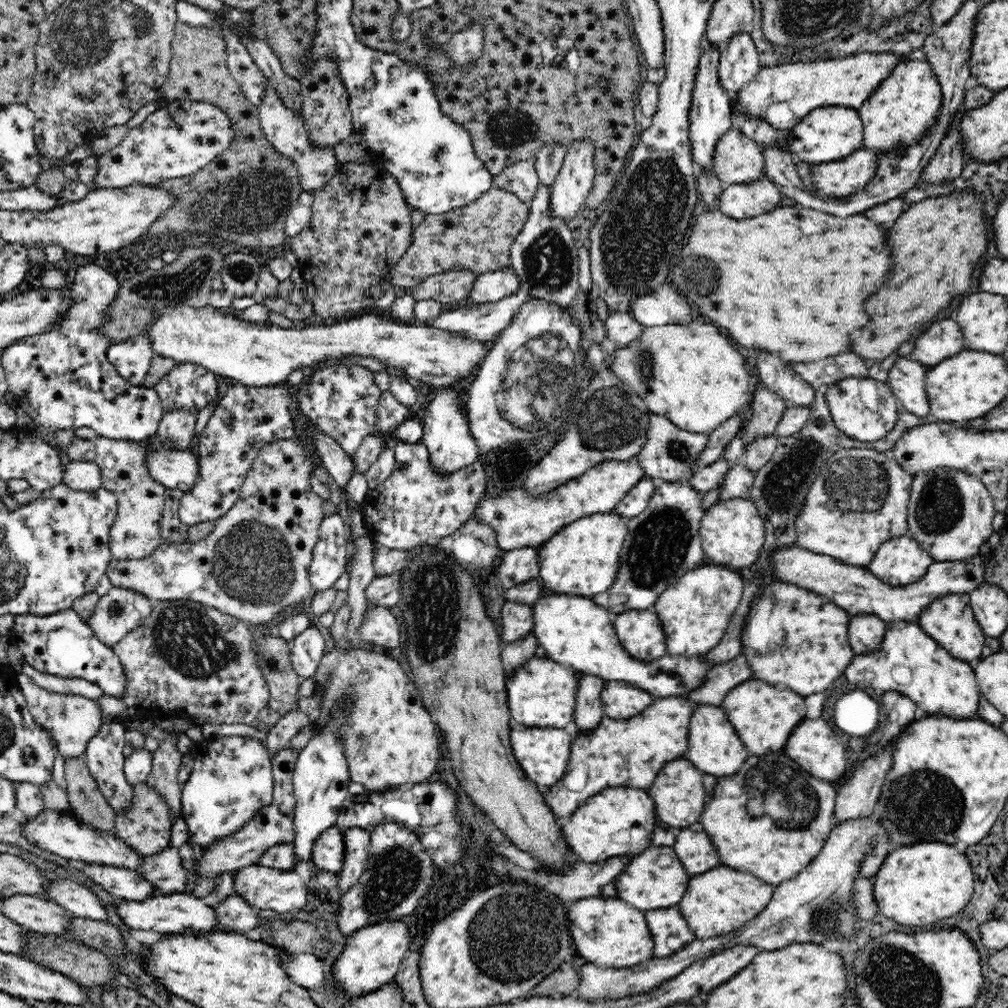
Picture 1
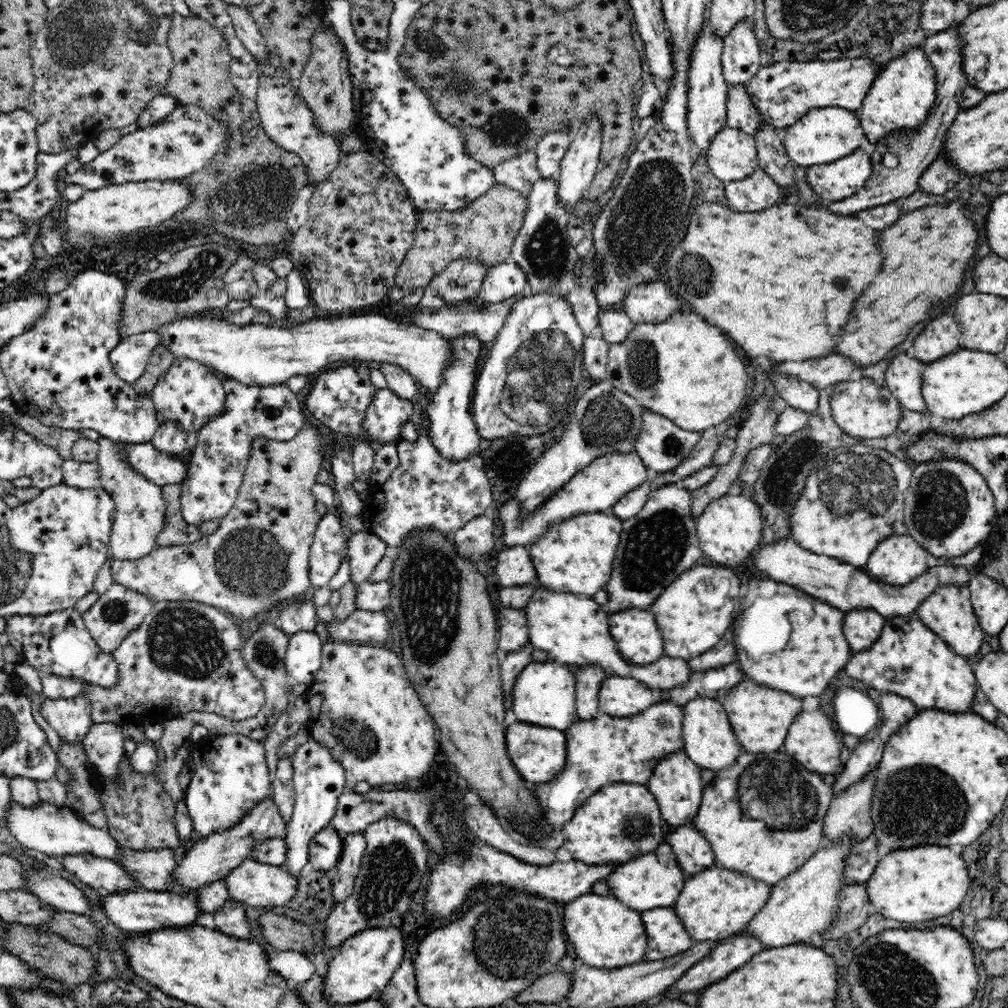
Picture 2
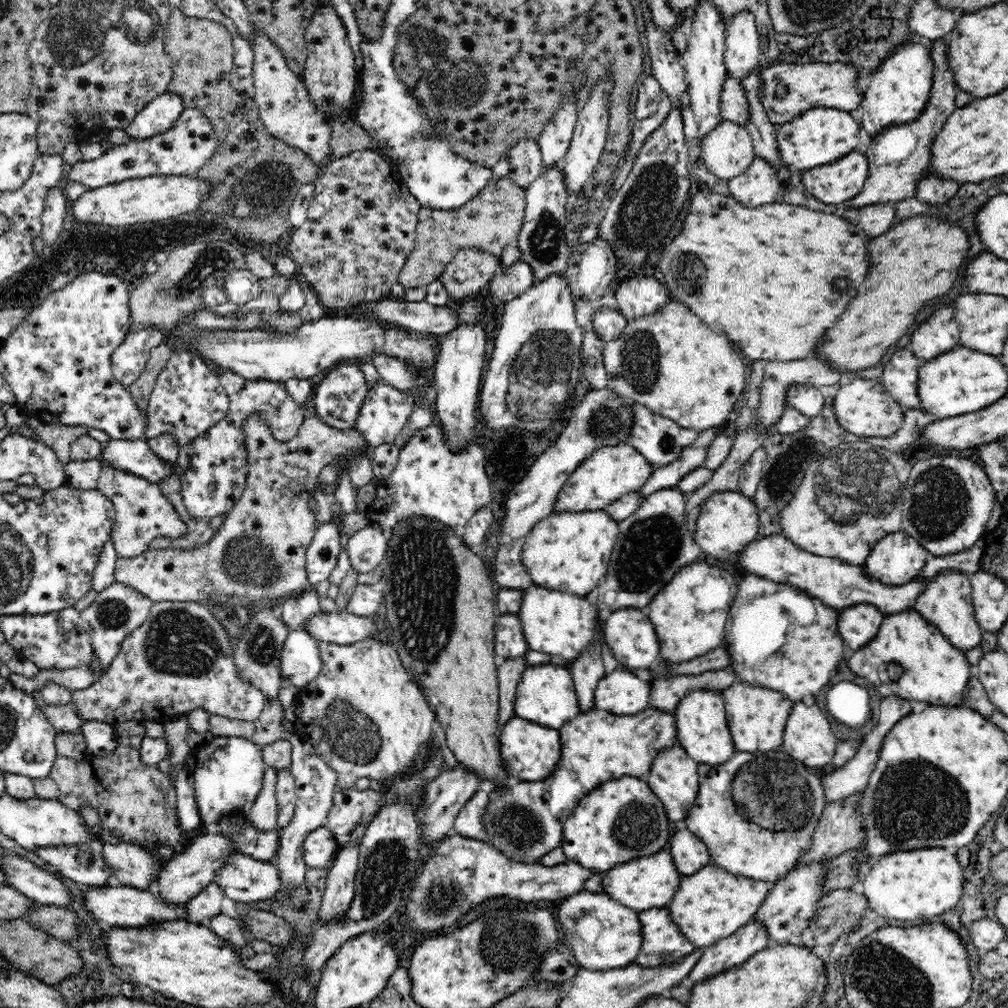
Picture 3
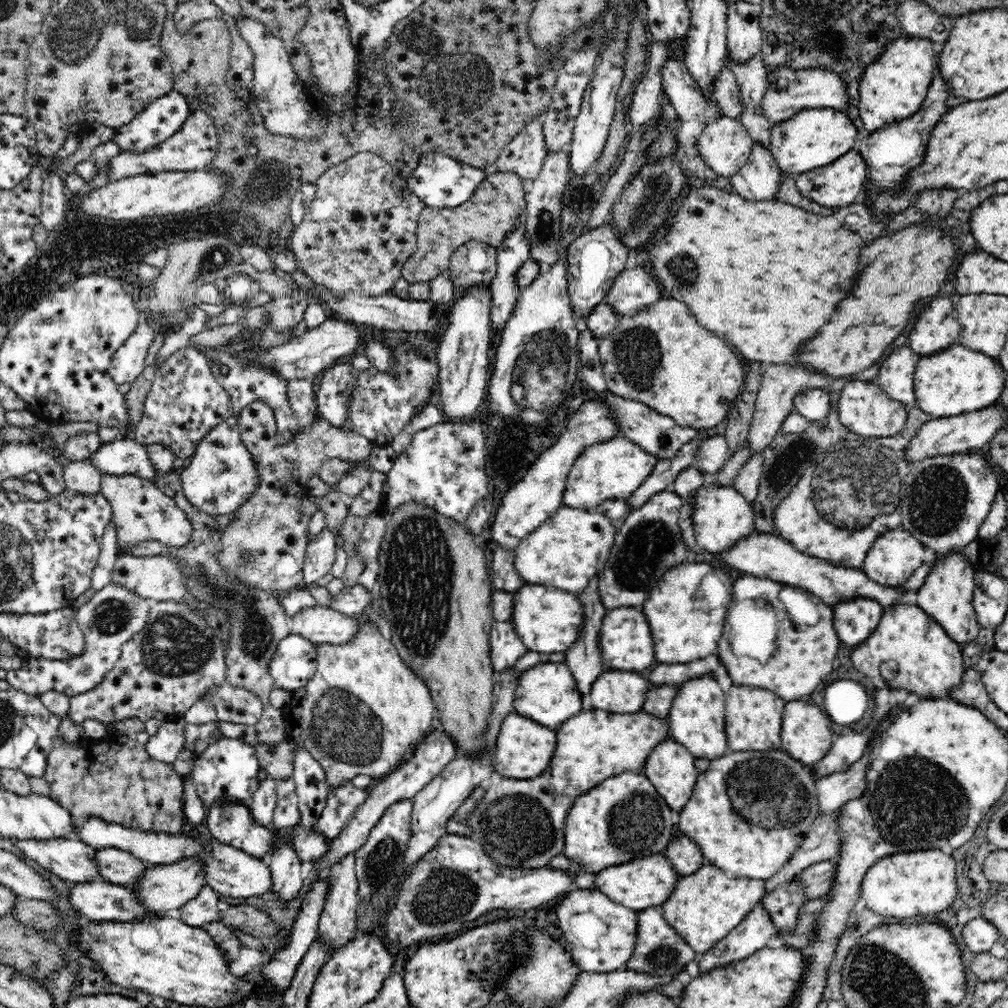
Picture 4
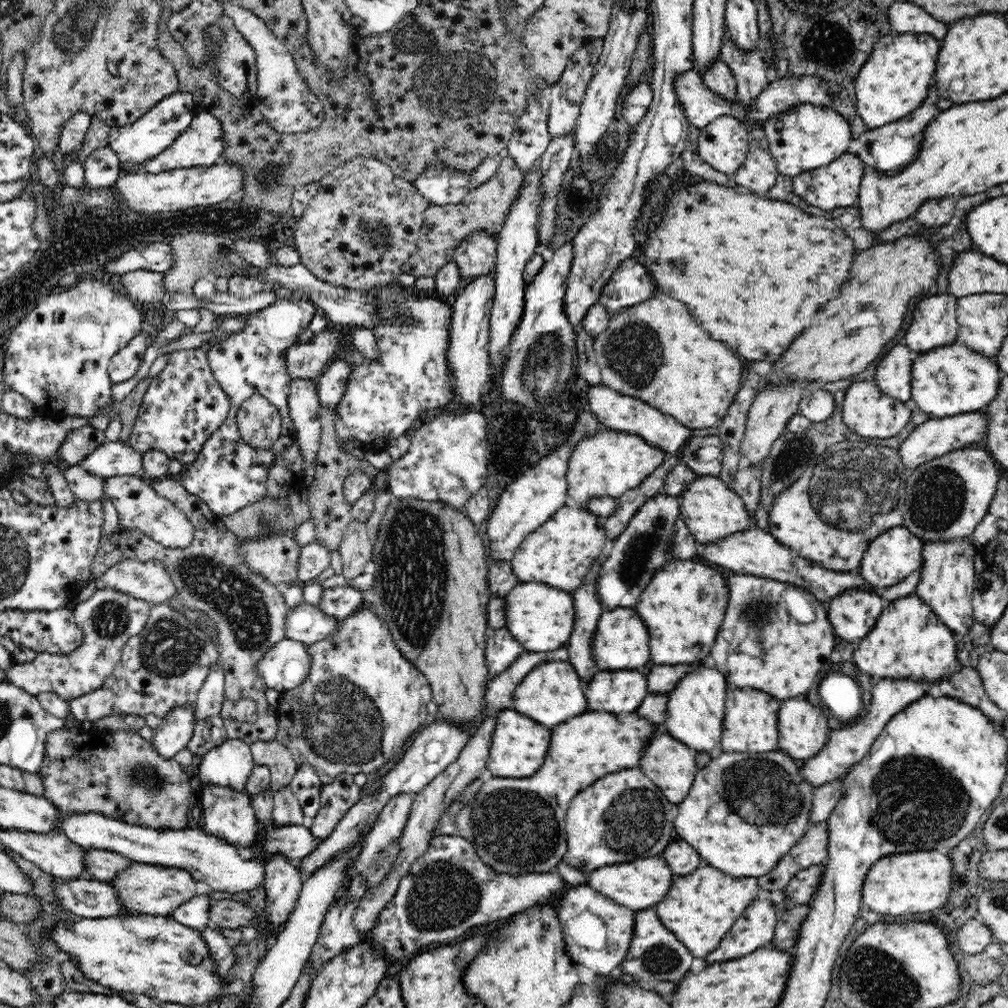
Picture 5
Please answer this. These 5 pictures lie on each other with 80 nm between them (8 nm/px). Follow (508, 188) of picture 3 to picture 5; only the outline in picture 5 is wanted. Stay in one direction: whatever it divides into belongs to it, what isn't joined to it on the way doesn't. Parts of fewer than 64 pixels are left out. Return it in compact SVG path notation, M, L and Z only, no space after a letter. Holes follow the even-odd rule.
M505 150L498 160L499 167L492 179L469 190L458 204L430 205L425 210L416 250L405 260L402 272L413 274L416 278L435 276L442 266L451 261L454 249L472 232L483 230L494 238L498 237L501 225L512 206L513 197L520 192L522 180L525 178L518 164L505 154Z

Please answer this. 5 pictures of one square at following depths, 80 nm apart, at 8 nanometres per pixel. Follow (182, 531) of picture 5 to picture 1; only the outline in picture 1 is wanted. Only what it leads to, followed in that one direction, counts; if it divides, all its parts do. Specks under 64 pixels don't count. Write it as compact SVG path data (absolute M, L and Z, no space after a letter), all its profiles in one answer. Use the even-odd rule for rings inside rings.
M156 434L142 442L112 440L98 435L93 442L96 448L95 463L100 467L102 477L101 487L116 494L117 500L117 516L109 531L111 556L118 560L140 560L162 544L160 532L165 502L165 486L148 474L146 453L149 449L170 449L157 442Z

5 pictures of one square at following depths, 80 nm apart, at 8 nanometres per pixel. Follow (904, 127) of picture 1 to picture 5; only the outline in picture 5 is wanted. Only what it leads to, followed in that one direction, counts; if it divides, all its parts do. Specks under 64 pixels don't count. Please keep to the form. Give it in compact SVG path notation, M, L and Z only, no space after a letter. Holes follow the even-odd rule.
M902 33L887 35L880 38L868 56L868 62L860 68L854 82L857 112L866 123L869 130L880 128L891 122L900 120L914 112L929 95L929 88L933 84L936 64L939 56L938 39L932 34Z

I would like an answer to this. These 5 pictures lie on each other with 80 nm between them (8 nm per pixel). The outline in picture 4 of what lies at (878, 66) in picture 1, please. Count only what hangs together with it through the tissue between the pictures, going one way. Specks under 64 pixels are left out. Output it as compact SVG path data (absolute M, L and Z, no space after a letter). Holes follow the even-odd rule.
M781 68L768 73L768 86L764 96L761 98L761 114L769 120L771 124L776 121L788 120L800 112L801 109L817 110L821 108L833 108L840 111L840 104L844 104L844 98L848 100L845 86L841 80L836 80L839 76L832 76L826 70L806 68L798 70L792 68Z

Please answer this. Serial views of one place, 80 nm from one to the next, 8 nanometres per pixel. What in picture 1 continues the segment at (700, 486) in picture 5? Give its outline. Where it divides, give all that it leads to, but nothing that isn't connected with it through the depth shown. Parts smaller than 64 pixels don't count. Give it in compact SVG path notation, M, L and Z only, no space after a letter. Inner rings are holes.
M733 497L716 502L705 510L699 533L706 556L716 565L740 572L757 567L765 542L766 528L757 506L749 498Z

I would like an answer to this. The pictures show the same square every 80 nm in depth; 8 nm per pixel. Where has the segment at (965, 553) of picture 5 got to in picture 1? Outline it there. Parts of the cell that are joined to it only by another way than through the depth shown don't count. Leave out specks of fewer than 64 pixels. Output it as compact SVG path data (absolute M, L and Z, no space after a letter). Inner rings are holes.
M946 593L937 597L932 600L932 604L928 604L928 608L924 608L924 612L920 612L918 623L932 640L946 648L958 660L974 664L984 656L986 635L974 616L969 593Z

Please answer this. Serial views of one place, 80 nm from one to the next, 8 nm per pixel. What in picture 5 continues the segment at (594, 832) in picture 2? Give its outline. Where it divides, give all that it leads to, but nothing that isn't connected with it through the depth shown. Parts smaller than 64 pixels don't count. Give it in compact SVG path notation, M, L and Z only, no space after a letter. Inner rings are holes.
M622 768L602 776L598 782L576 794L565 812L567 851L564 861L571 867L590 874L604 864L618 864L618 862L632 862L660 854L670 842L674 834L674 820L678 812L678 805L672 804L664 793L637 768Z

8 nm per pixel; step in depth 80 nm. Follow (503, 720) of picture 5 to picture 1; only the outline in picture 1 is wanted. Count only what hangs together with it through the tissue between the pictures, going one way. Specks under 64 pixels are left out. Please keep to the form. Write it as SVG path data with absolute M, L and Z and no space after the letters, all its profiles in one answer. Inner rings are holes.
M513 725L510 732L512 754L516 762L524 769L524 774L540 788L556 784L564 776L568 768L572 736L559 728L528 728L523 725Z

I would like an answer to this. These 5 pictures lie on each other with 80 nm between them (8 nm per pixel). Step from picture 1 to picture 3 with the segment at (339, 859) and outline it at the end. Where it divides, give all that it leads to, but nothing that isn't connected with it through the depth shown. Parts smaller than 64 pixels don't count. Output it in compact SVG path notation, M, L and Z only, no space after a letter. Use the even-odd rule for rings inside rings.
M320 826L304 838L304 859L307 867L327 869L335 860L340 845L332 832Z

